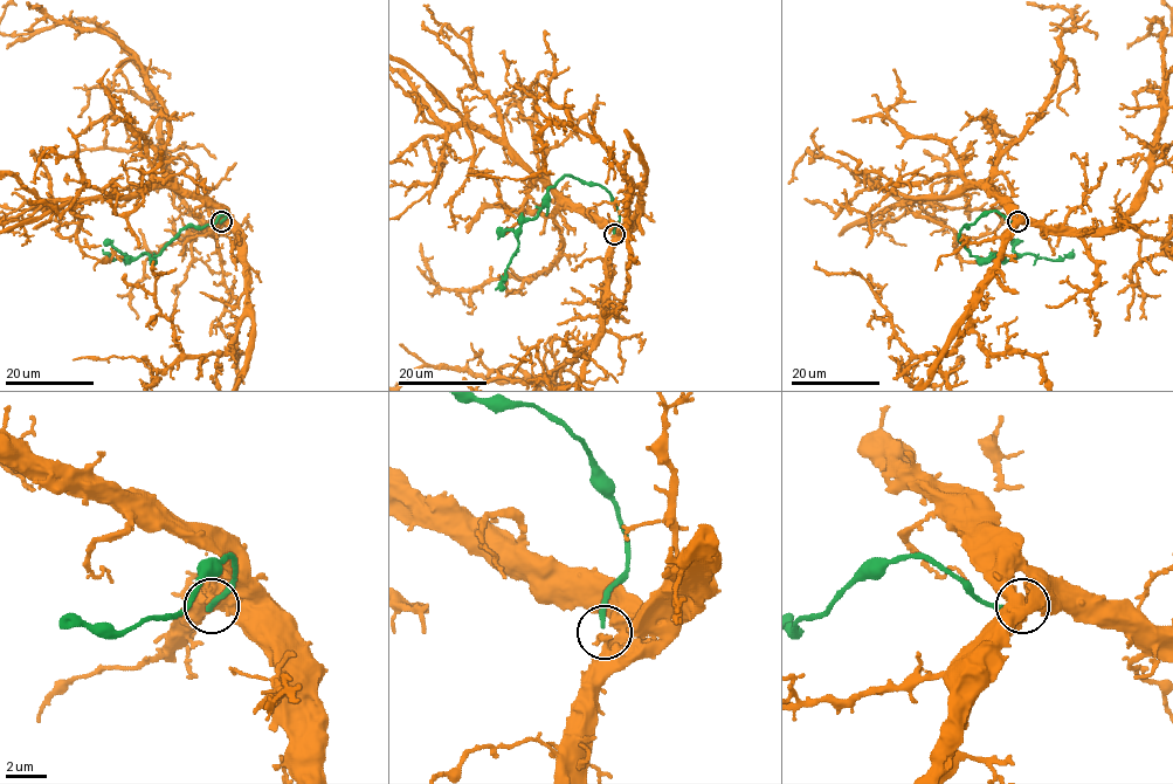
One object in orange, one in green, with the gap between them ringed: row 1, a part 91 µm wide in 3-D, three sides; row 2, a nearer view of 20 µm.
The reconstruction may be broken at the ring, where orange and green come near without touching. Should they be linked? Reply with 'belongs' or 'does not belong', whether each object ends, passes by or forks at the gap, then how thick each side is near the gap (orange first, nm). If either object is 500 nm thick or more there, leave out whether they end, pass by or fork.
does not belong | orange ends | green ends | 260/240 nm

